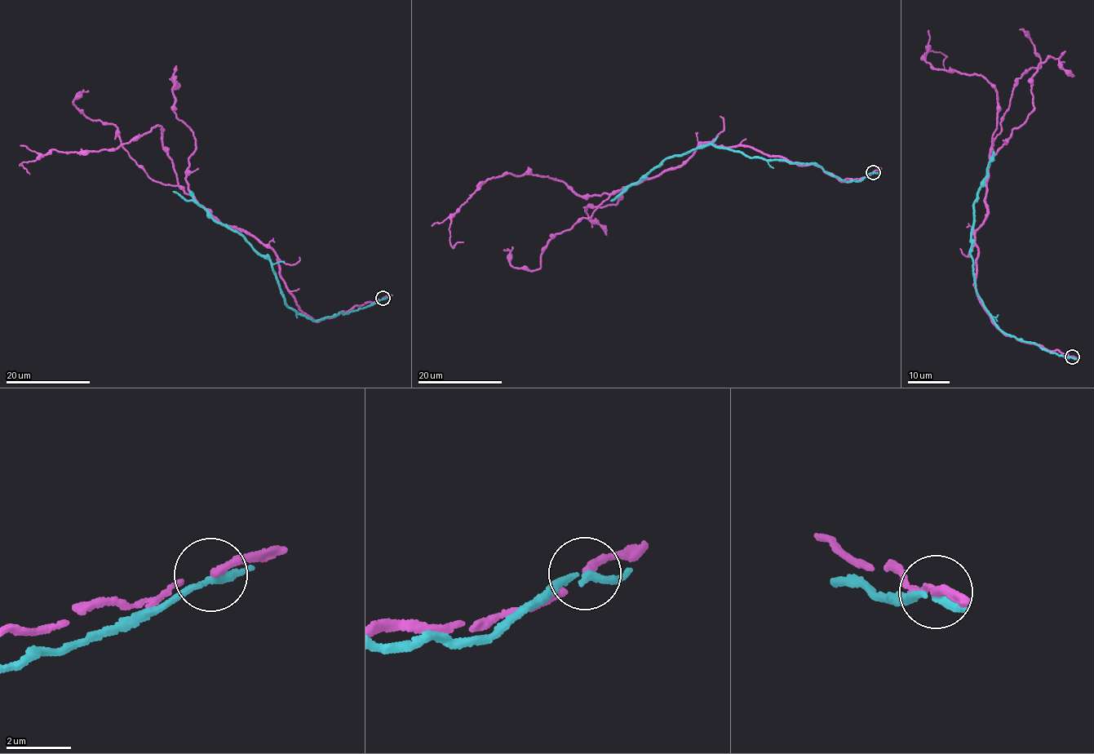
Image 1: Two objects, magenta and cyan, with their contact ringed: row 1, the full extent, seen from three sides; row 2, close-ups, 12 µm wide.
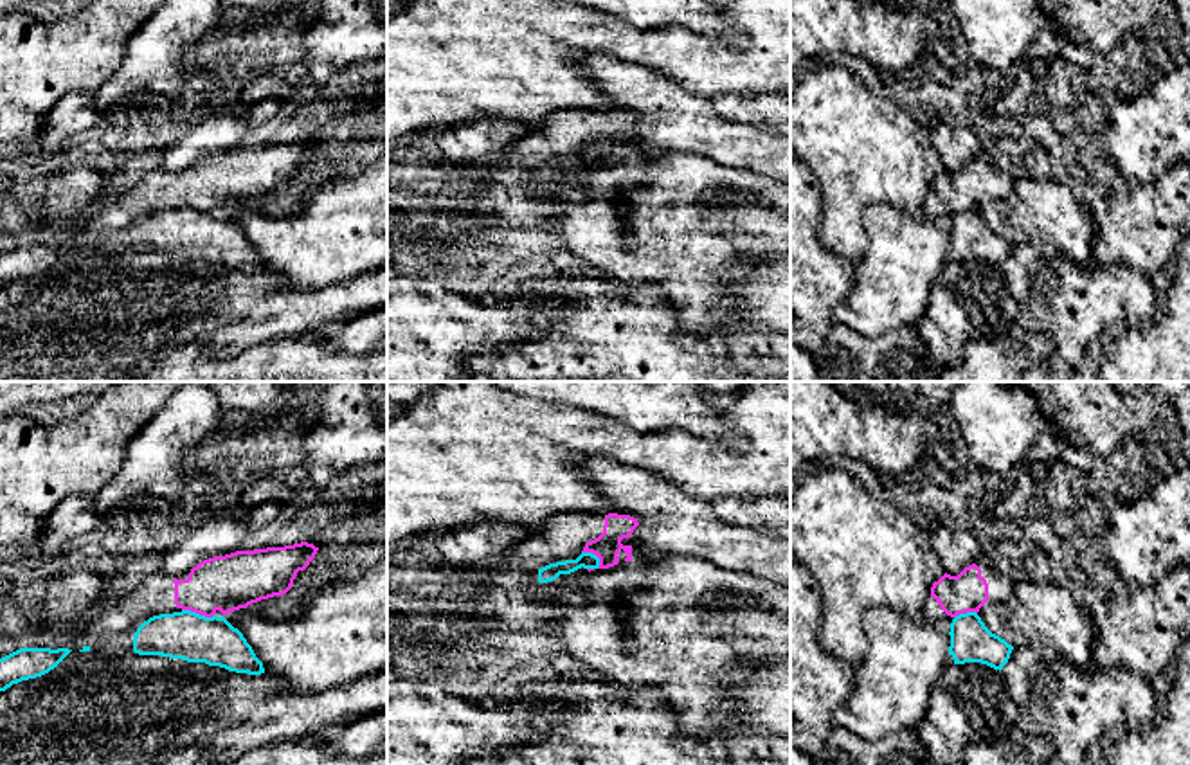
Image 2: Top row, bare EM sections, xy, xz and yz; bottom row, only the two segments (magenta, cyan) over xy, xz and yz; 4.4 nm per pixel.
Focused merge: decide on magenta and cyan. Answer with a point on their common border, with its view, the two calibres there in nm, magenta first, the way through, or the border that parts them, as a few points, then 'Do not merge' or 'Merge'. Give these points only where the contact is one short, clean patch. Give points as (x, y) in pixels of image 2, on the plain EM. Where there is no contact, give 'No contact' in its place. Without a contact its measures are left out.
Touches magenta at xy (198, 209). Thickness 240 nm (magenta) against 220 nm. Boundary: xy (182, 206), (213, 213). Do not merge

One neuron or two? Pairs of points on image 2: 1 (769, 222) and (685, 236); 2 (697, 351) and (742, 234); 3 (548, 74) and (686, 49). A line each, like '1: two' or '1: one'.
1: one
2: two
3: one

